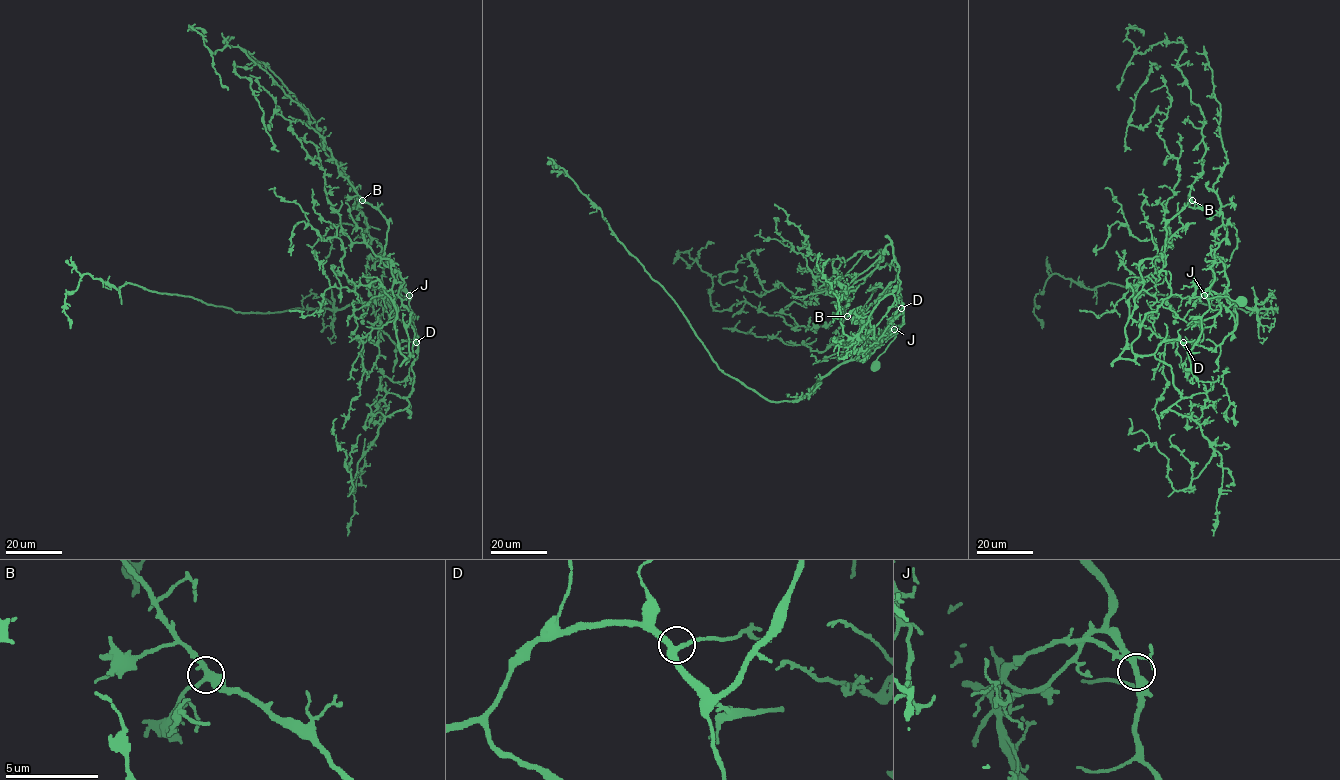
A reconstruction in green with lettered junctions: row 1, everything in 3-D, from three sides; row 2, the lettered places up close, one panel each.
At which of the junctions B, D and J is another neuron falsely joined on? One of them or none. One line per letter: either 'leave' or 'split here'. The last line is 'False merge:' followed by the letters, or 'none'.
B: leave
D: leave
J: split here
False merge: J

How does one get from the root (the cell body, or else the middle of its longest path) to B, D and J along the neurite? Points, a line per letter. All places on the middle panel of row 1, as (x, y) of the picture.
B: (875, 365), (903, 321), (894, 256), (889, 291), (868, 289), (866, 303), (847, 316)
D: (875, 365), (903, 323), (901, 308)
J: (875, 365), (877, 358), (894, 338), (894, 329)

